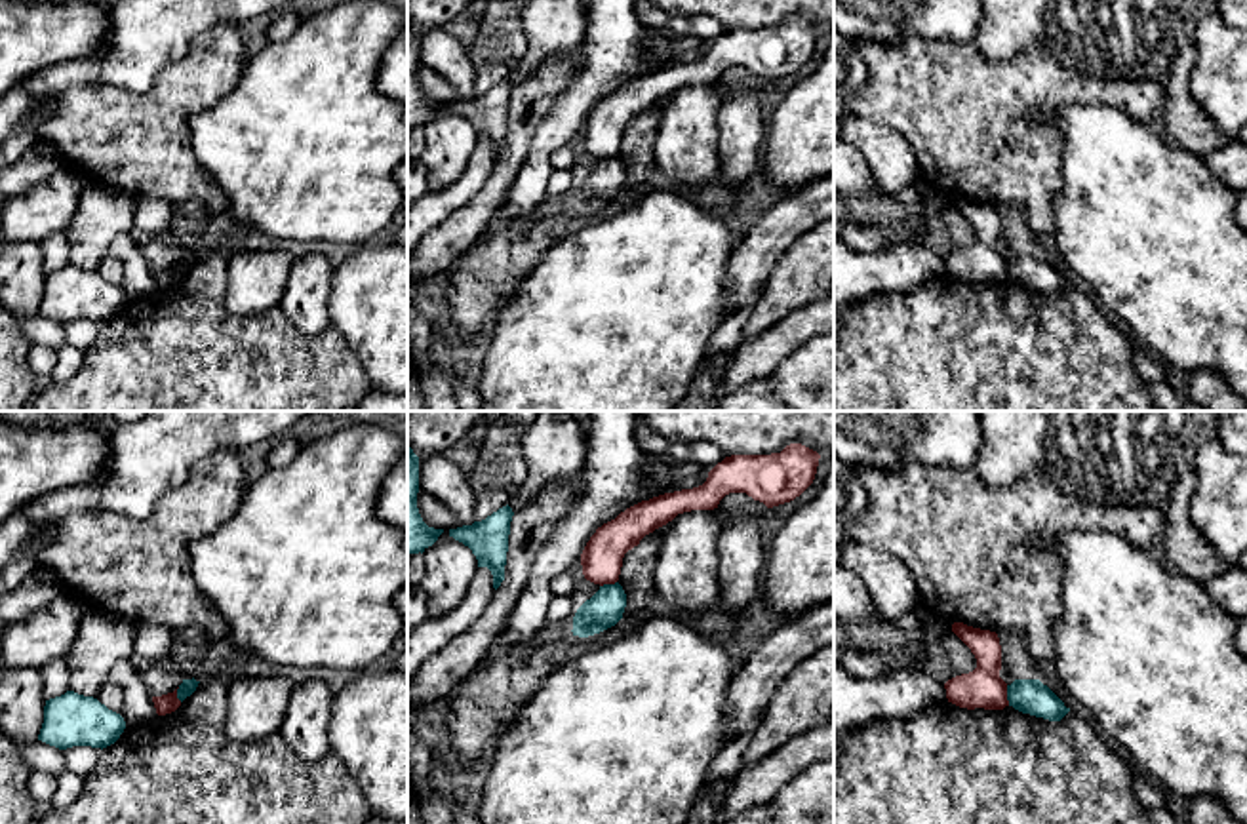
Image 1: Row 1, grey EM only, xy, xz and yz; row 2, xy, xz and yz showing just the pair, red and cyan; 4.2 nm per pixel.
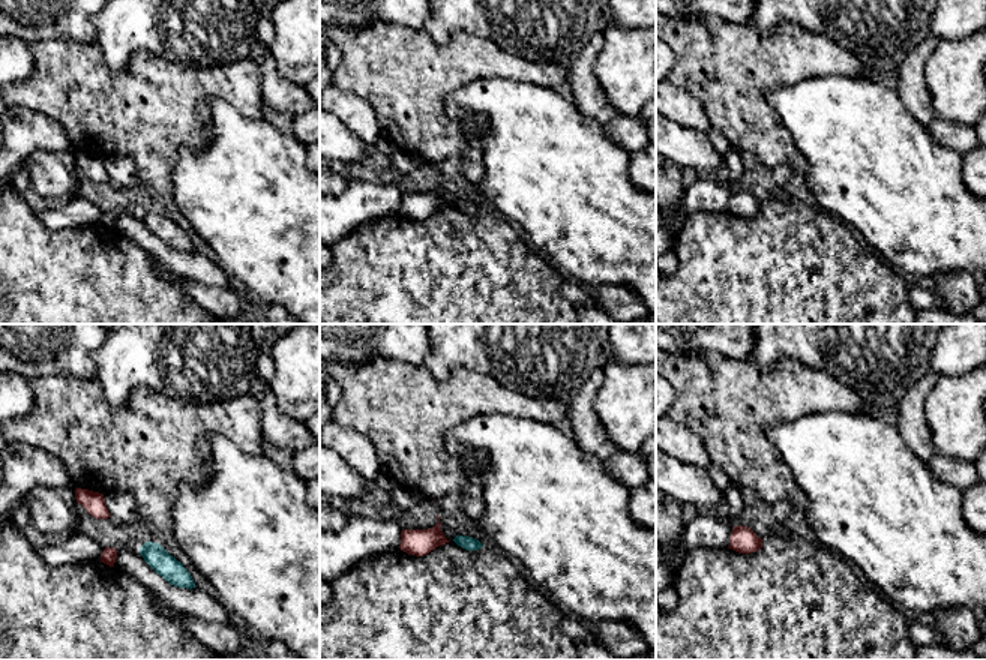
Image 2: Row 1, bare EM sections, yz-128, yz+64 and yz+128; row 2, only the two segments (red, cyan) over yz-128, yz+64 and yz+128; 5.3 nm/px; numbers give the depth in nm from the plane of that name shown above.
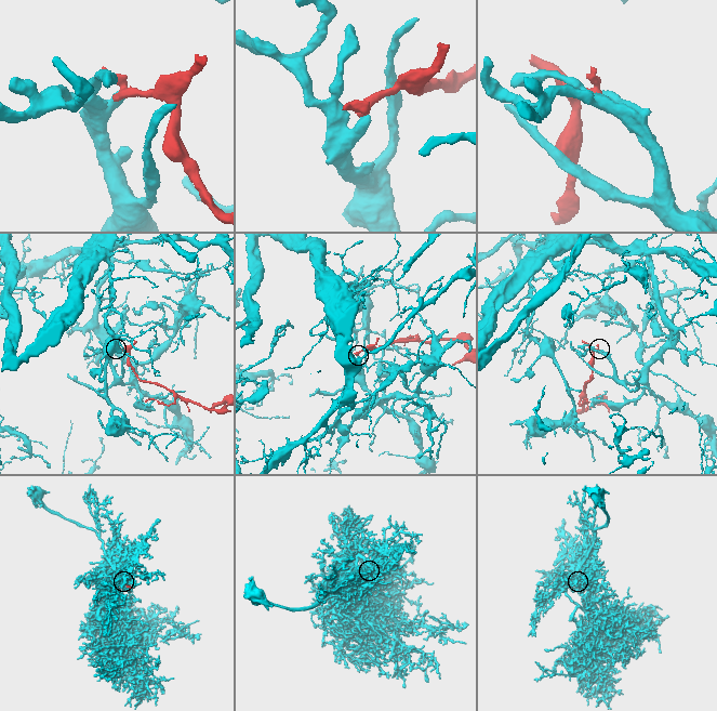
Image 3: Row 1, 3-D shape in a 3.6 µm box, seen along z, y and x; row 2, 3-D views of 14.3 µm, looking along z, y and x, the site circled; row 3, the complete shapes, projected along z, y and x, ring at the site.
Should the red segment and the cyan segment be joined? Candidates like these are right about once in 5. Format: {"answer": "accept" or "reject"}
{"answer": "reject"}

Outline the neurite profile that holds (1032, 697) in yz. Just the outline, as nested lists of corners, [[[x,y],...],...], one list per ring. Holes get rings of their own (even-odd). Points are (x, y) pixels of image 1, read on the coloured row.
[[[1015,679],[1007,685],[1009,706],[1022,714],[1060,721],[1070,708],[1039,679]]]

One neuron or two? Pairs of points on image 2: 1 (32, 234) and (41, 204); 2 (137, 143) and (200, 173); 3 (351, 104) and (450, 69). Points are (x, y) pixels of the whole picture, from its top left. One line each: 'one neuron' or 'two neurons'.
1: two neurons
2: two neurons
3: two neurons

